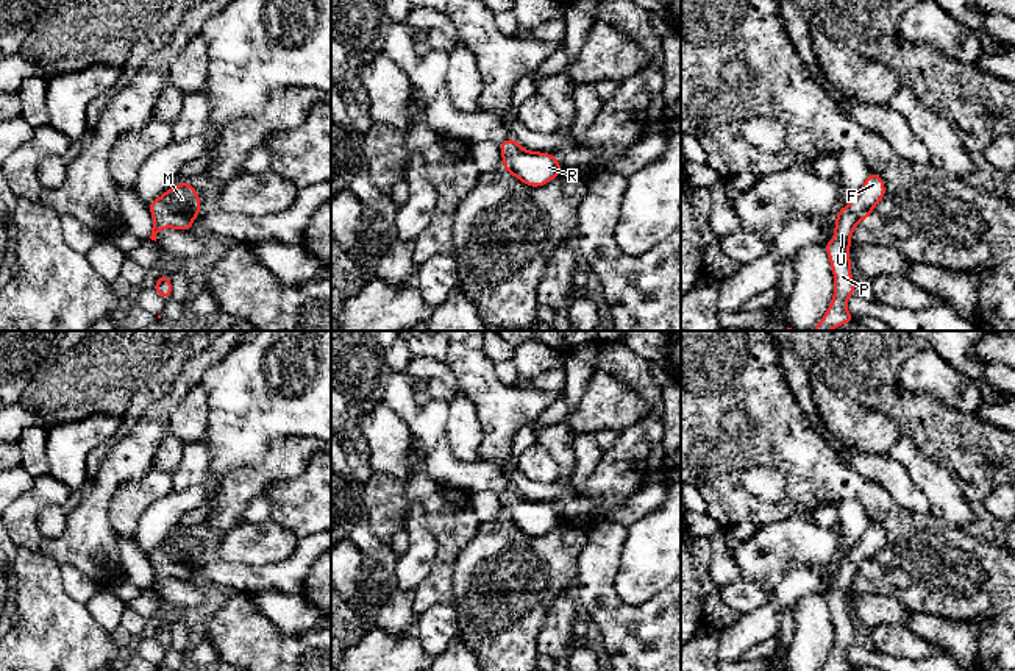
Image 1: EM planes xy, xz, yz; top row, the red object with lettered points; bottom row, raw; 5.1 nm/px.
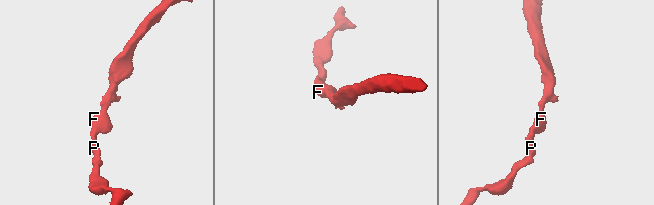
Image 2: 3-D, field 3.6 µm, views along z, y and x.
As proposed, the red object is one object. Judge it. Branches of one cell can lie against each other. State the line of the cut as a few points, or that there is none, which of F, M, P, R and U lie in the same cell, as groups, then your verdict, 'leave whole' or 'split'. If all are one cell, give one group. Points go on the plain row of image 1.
cut none; groups F M P R U; leave whole

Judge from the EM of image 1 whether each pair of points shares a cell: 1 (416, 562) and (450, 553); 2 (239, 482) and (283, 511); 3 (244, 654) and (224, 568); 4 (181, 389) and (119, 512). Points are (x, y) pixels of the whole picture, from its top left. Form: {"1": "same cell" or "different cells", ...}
{"1": "different cells", "2": "different cells", "3": "different cells", "4": "different cells"}

